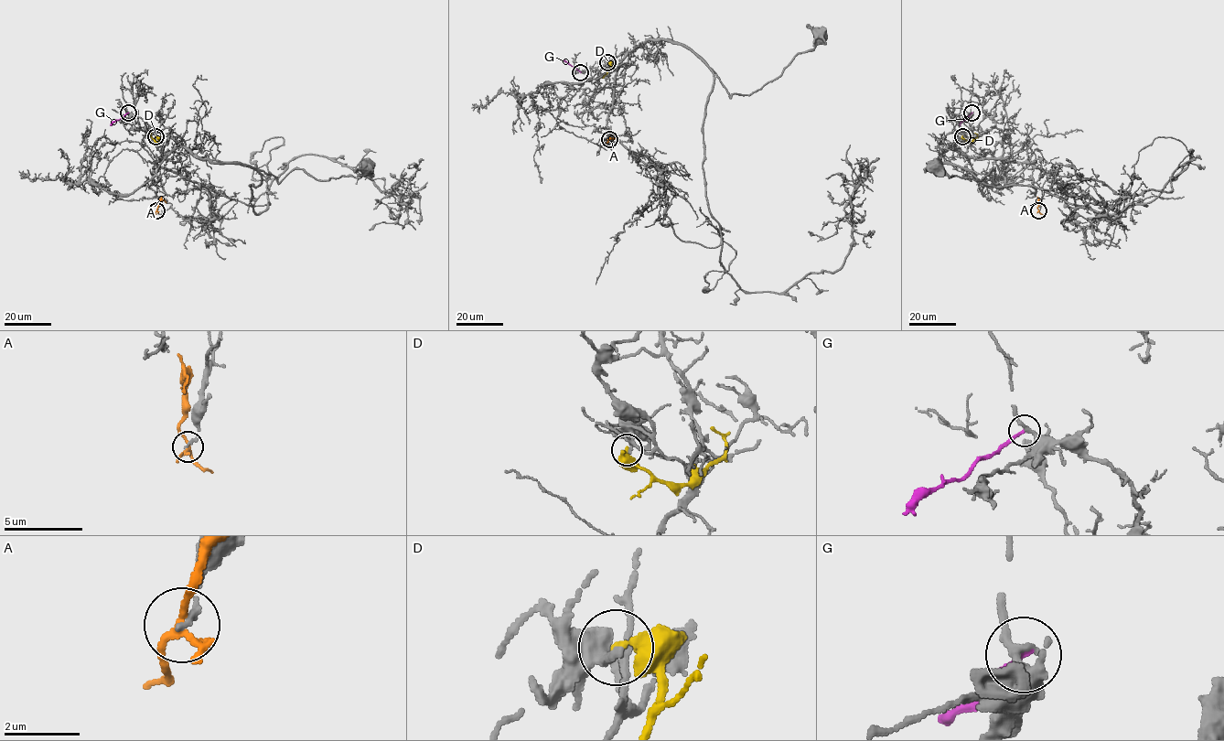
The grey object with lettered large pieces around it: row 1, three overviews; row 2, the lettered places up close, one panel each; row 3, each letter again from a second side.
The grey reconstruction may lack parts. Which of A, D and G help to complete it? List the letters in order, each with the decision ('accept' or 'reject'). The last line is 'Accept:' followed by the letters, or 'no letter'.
A: reject
D: reject
G: reject
Accept: no letter

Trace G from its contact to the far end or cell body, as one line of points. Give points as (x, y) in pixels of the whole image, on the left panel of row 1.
G: (128, 112), (110, 125)

